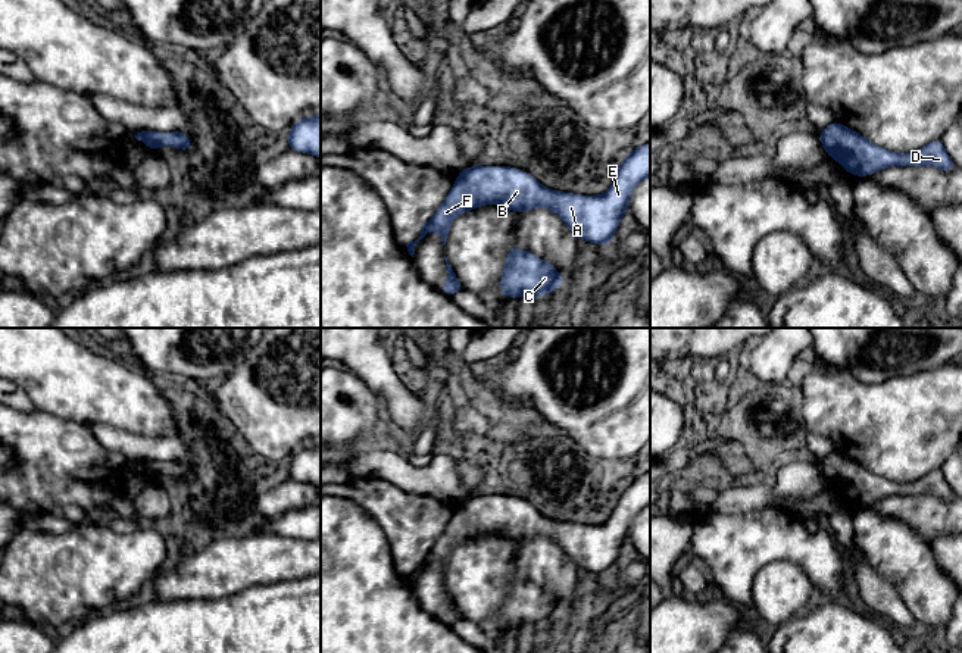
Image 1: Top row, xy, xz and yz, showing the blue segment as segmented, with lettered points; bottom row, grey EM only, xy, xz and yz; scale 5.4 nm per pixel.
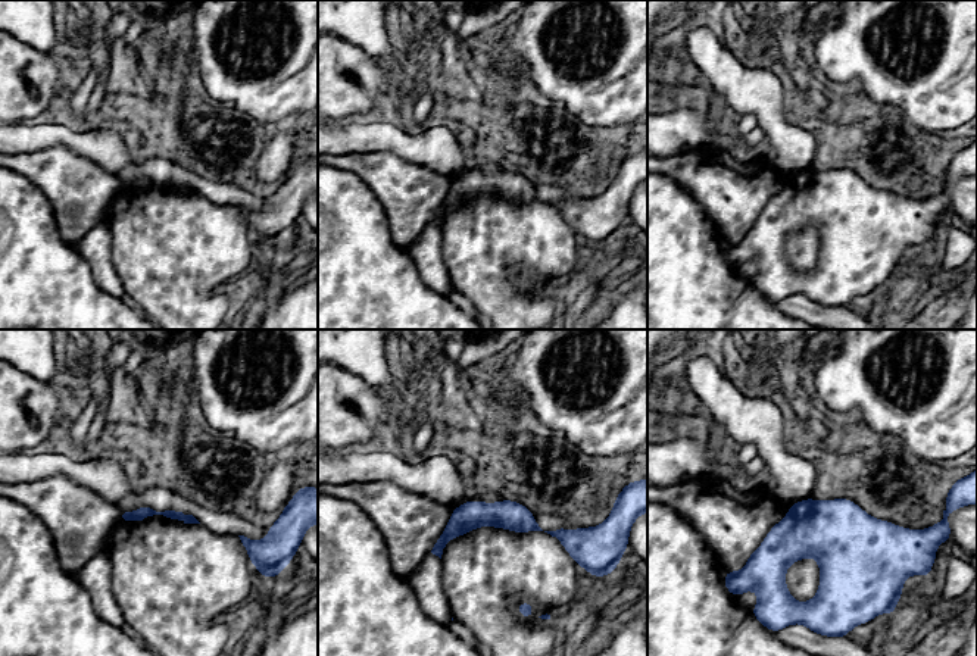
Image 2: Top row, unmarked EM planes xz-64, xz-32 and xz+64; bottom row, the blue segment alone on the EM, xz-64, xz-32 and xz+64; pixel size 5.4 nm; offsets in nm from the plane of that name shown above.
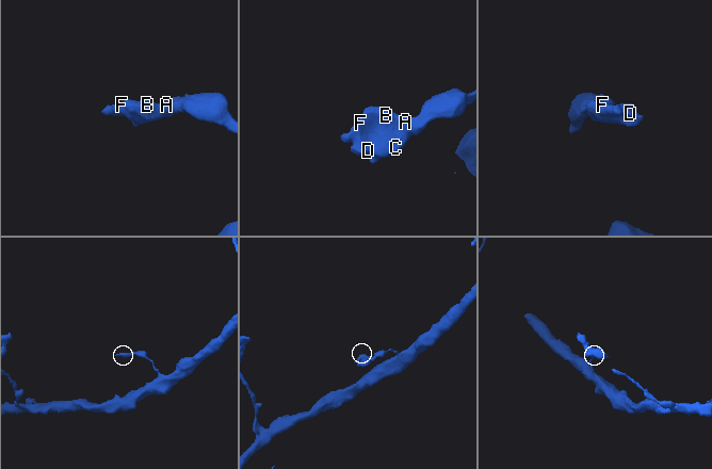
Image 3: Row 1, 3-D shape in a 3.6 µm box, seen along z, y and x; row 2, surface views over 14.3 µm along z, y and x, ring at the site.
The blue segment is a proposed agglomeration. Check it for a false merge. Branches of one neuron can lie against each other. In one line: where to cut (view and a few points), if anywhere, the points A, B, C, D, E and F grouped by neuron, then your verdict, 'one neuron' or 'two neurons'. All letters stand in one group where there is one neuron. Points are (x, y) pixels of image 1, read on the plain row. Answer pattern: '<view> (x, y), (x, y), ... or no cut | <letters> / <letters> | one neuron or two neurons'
no cut | A B C D E F | one neuron

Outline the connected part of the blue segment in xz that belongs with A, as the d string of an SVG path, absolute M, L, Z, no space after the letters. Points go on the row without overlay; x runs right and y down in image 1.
M650 472L638 475L618 494L616 506L609 519L600 525L580 525L546 518L528 502L512 496L468 496L457 503L450 522L437 538L431 550L422 554L418 569L406 574L413 587L415 575L430 560L437 560L446 575L446 568L456 546L481 537L496 534L515 543L524 543L537 537L547 537L556 543L578 569L587 569L597 575L608 575L619 556L622 546L628 541L630 527L635 515L644 507L650 507Z

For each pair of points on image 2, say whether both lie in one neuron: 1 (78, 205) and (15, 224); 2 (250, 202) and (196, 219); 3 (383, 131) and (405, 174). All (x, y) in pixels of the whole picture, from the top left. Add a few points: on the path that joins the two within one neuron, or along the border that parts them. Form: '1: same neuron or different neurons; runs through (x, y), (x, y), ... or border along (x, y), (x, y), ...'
1: different neurons; border along (33, 183), (52, 209), (58, 234), (68, 243)
2: different neurons; border along (203, 196), (219, 205), (237, 206)
3: different neurons; border along (361, 150), (390, 150), (427, 168)

